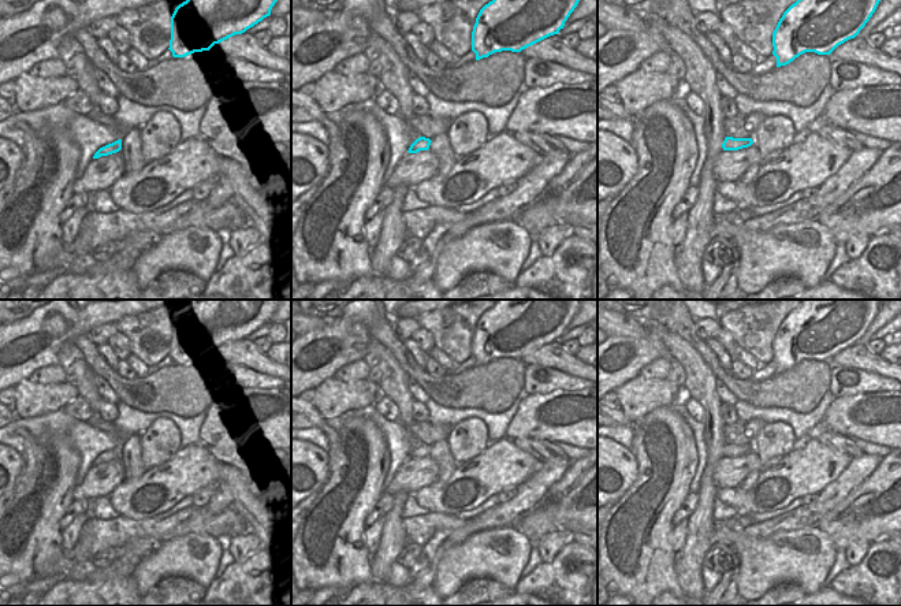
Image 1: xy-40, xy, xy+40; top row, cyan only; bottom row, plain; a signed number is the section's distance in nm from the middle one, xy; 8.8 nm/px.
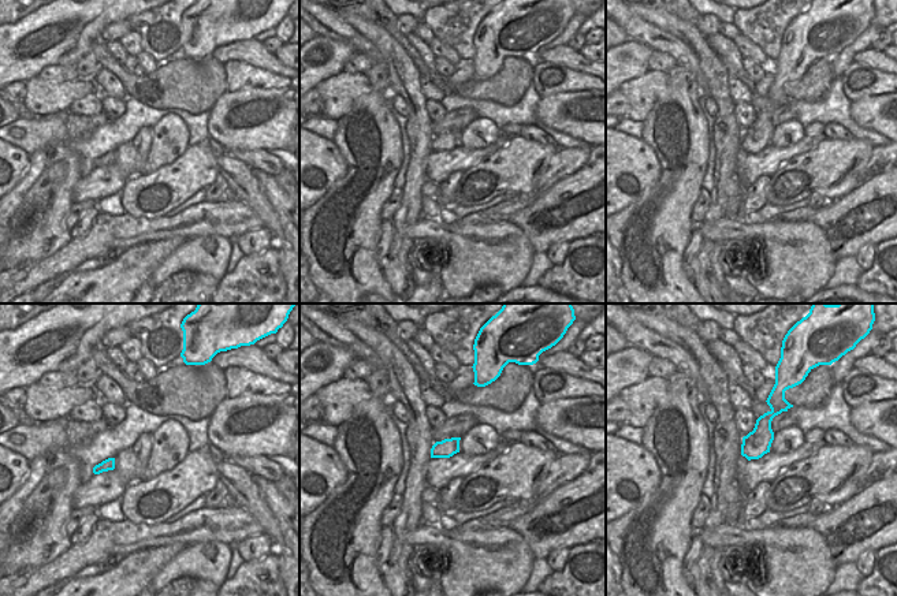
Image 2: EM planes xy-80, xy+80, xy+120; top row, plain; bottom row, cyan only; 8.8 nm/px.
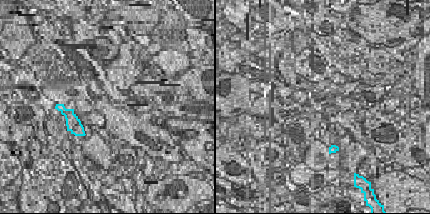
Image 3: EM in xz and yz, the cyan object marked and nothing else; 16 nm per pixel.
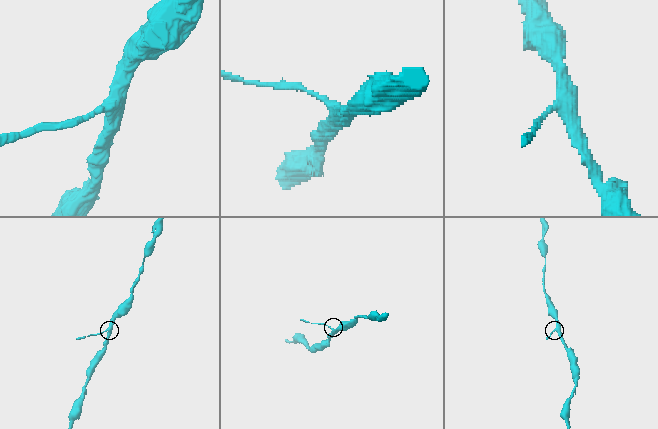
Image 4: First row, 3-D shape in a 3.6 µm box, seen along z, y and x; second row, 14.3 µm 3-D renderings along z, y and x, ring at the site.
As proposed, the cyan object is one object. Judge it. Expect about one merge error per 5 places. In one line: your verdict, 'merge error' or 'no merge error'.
no merge error

